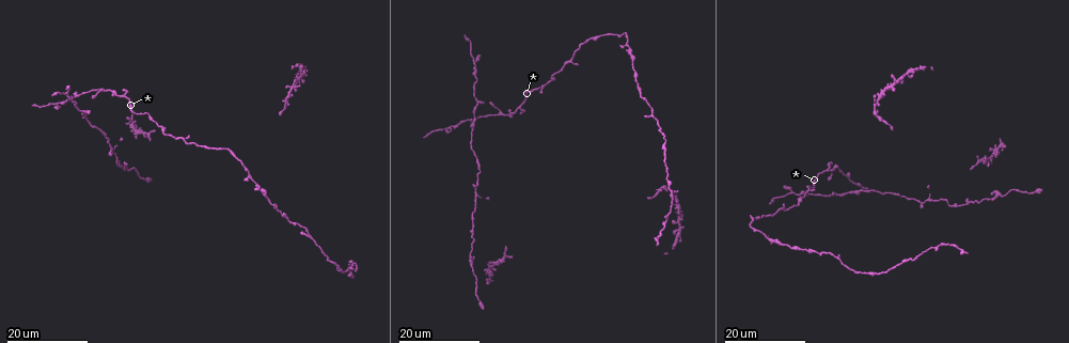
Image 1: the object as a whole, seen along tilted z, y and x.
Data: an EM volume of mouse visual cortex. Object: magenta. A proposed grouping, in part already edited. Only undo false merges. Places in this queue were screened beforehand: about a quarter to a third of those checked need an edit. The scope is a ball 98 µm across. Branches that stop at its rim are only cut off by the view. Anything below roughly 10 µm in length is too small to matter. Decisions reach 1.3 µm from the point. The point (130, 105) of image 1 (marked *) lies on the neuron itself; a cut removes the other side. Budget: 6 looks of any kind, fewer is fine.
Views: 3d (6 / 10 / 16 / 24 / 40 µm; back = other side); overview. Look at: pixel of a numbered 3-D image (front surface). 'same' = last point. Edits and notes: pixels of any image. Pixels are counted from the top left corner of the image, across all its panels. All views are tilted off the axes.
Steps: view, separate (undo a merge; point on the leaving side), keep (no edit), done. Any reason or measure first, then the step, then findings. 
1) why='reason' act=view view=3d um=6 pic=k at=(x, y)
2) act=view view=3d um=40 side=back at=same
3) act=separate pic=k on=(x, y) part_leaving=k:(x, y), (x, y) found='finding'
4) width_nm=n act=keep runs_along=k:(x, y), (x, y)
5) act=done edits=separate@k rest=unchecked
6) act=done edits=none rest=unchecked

why='branch point' act=view view=3d um=16 pic=1 at=(478, 100)

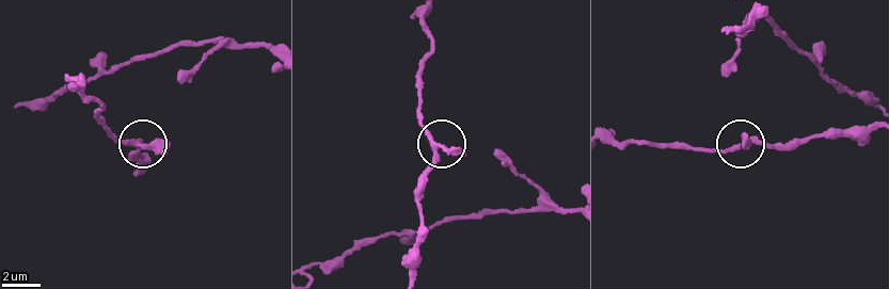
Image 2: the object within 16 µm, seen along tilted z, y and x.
act=view view=3d um=6 pic=2 at=(134, 144)

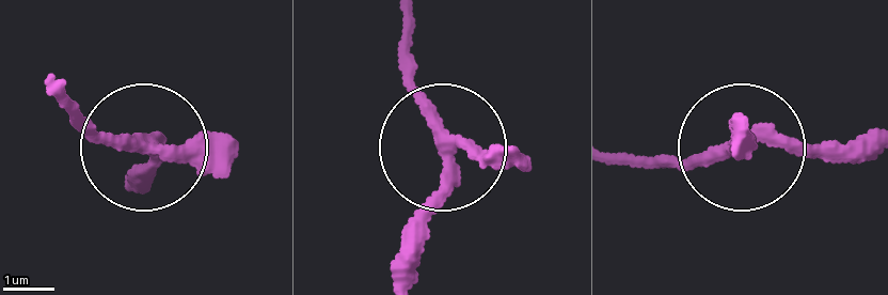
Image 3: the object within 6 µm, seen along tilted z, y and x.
width_nm=220 act=keep found='all the same neuron'

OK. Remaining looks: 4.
why='three arms meet' act=view view=3d um=16 pic=1 at=(569, 60)

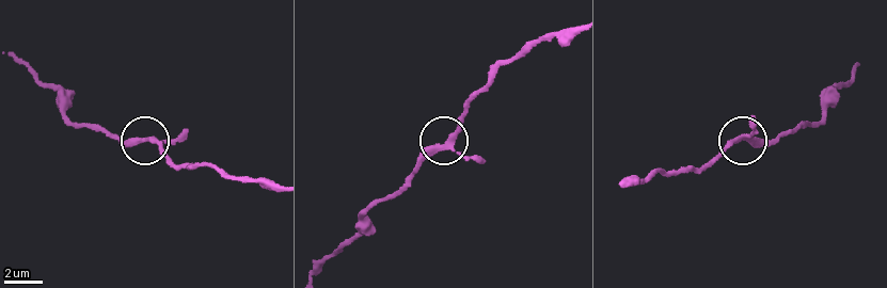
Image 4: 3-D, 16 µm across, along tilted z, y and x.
why='closer look' act=view view=3d um=6 pic=4 at=(451, 147)

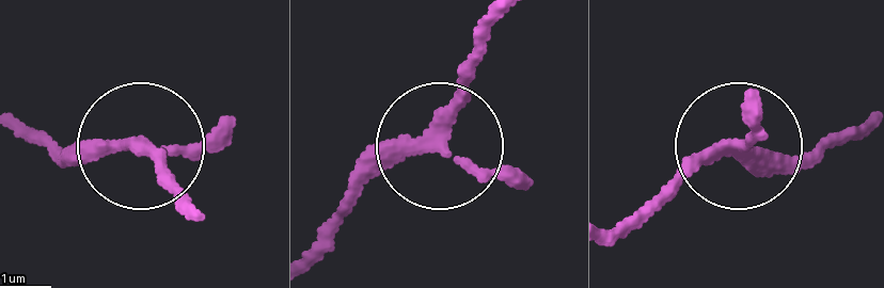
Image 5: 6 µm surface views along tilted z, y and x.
side_arm_um=63 act=keep runs_along=5:(316, 255), (376, 179), (430, 143), (502, 16) found='continuous, no second neuron'

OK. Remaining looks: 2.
why='three arms meet' act=view view=3d um=16 pic=1 at=(498, 115)

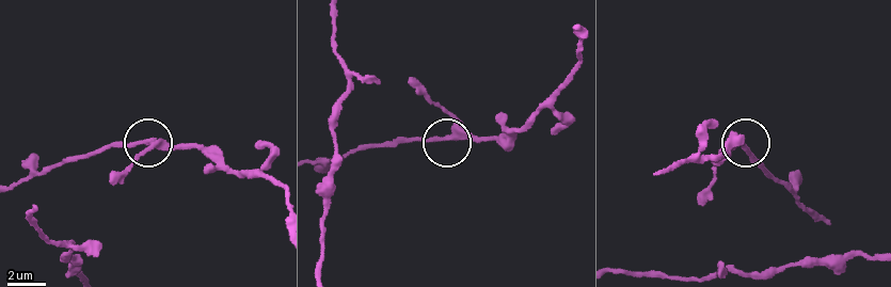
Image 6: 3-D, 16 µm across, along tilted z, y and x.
why='closer look' act=view view=3d um=6 pic=6 at=(454, 132)

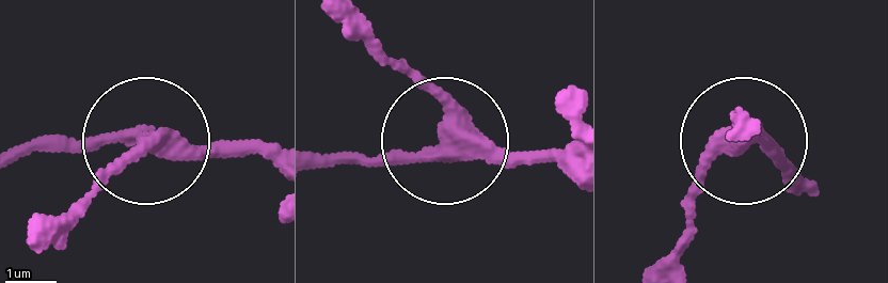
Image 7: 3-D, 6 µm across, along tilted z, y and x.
side_arm_um=23 arms=3 act=keep found='all the same neuron'

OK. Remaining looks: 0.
act=done edits=none rest=unchecked

